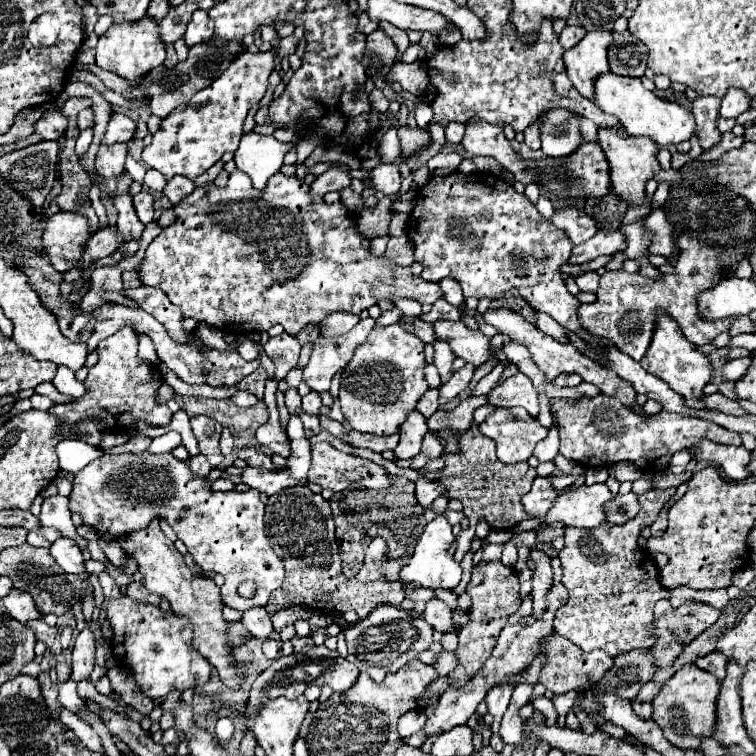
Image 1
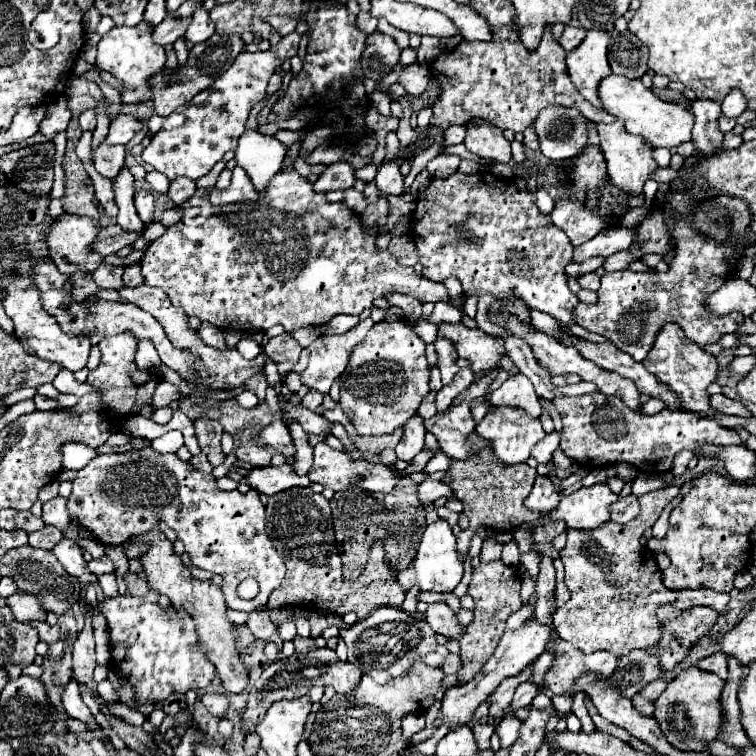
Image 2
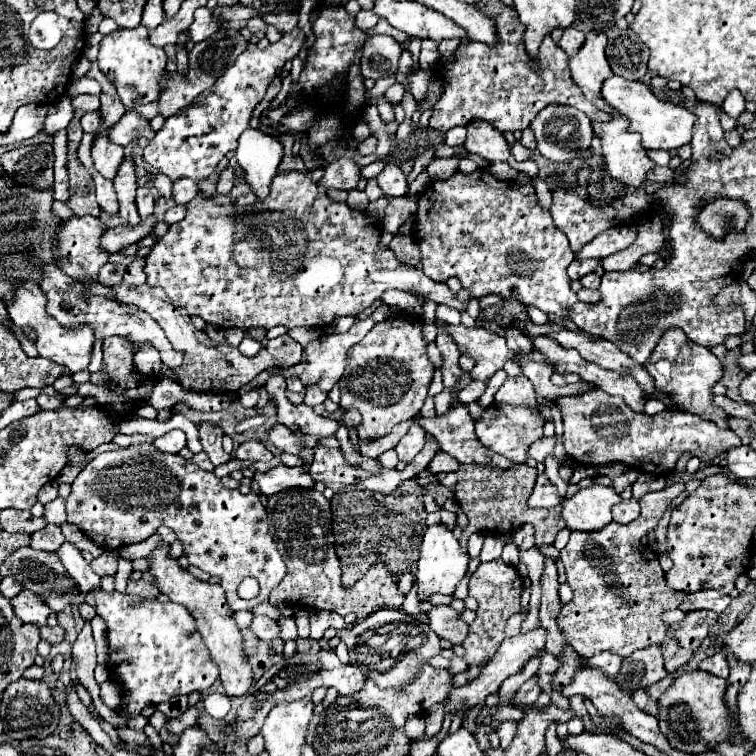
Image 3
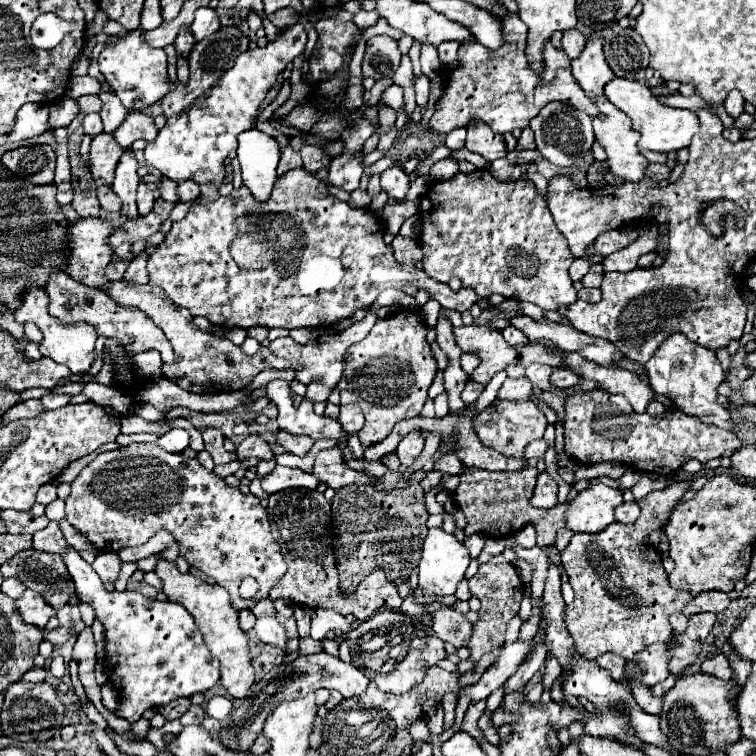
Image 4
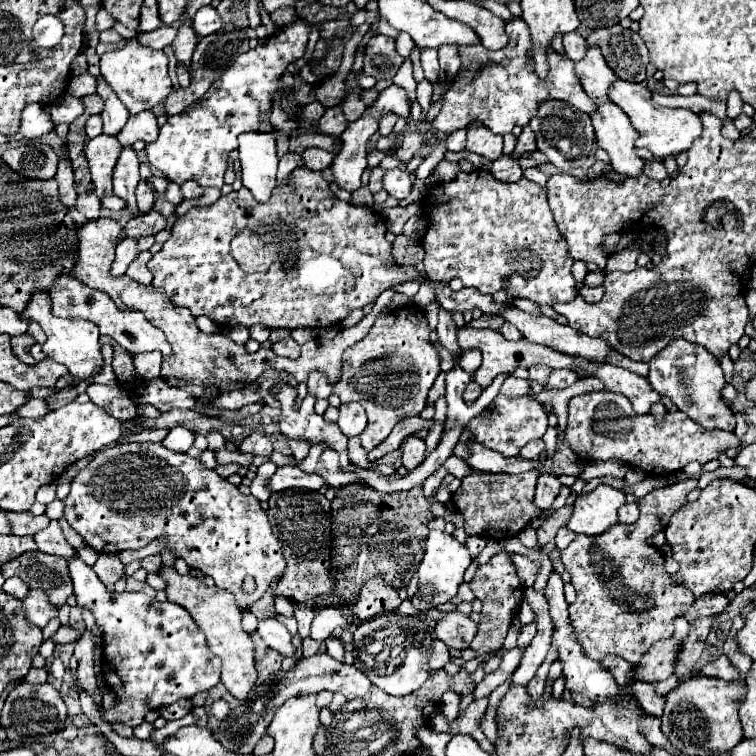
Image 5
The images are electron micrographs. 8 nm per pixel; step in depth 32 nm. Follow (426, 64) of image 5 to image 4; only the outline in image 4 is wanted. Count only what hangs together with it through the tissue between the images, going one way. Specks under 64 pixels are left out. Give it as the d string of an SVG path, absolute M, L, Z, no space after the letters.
M429 44L422 45L420 64L423 74L430 80L438 77L440 73L440 62L437 48Z

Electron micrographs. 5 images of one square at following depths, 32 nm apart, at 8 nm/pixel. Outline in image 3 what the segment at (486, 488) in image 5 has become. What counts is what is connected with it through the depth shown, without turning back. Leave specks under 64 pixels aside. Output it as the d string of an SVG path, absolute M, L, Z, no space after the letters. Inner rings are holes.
M472 462L472 464L458 464L458 470L454 474L458 476L458 482L454 486L454 498L460 502L462 512L469 520L468 526L459 539L460 546L465 550L467 550L469 536L476 532L488 532L494 536L510 534L518 530L524 522L530 522L536 528L536 544L550 544L552 538L566 528L564 520L560 518L561 504L549 510L526 506L526 500L538 476L536 468L530 468L528 464L516 464L508 470L500 470L496 466L484 466ZM542 528L544 528L544 538L542 538Z

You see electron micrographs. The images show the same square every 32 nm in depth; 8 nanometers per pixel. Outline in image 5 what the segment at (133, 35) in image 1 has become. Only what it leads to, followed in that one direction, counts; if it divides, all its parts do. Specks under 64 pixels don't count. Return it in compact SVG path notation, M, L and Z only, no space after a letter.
M130 38L124 42L122 48L104 52L100 56L100 72L104 80L110 84L110 88L118 94L122 104L130 110L130 114L138 114L142 110L148 110L162 102L170 90L172 82L168 78L168 58L162 50L152 50L148 46L142 46L136 38Z

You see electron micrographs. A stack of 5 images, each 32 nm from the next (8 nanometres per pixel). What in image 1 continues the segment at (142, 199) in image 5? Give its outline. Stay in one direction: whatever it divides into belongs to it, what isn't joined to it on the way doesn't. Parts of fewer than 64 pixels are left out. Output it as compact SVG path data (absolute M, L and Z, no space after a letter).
M140 192L134 196L134 208L136 208L136 214L140 218L142 224L148 224L152 222L152 216L154 216L154 200L150 194L146 192Z

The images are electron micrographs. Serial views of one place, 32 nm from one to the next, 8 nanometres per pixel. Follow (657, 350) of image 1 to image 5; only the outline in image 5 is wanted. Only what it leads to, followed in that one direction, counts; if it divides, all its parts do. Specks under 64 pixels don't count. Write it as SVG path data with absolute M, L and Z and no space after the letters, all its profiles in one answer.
M674 338L648 362L648 366L648 382L652 384L652 388L660 396L668 396L678 406L678 410L686 412L686 416L690 416L704 428L734 430L736 418L728 404L720 398L720 390L726 384L726 380L716 356L684 338Z

